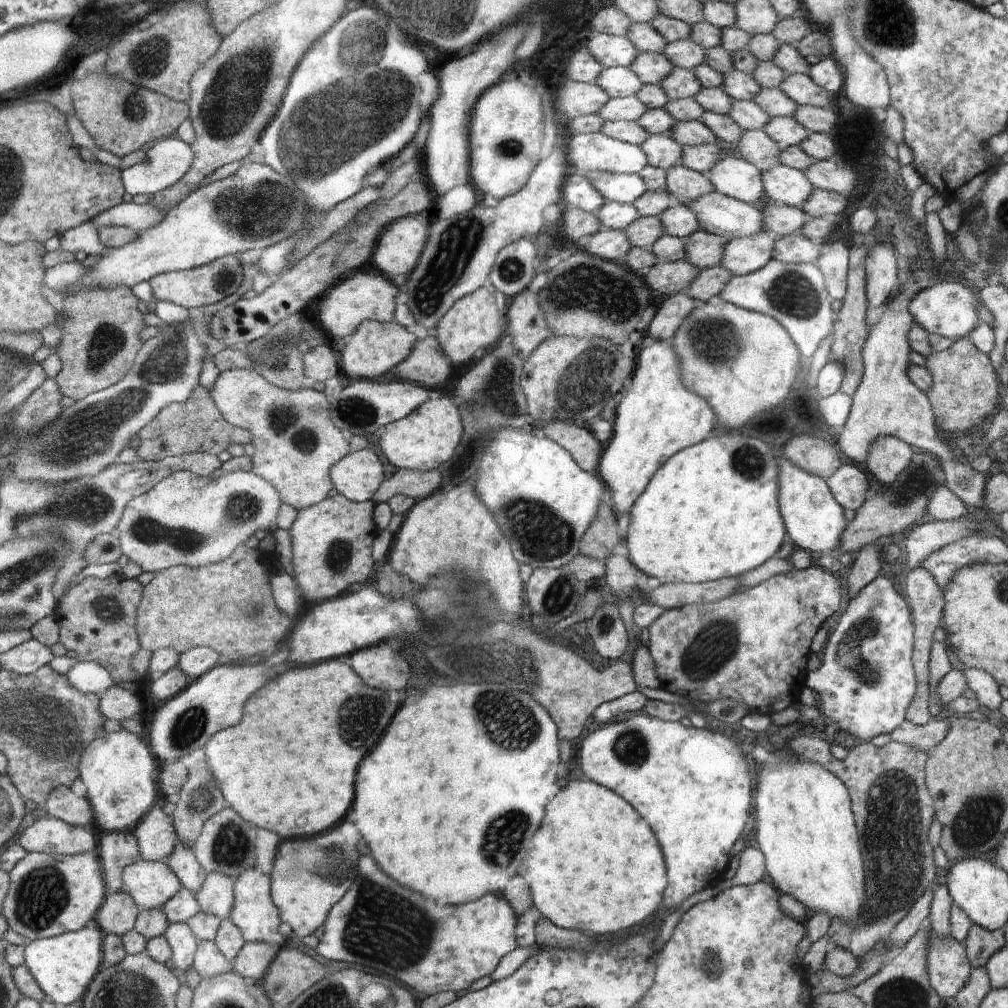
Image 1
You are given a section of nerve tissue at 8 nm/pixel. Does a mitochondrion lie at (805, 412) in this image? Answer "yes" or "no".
no

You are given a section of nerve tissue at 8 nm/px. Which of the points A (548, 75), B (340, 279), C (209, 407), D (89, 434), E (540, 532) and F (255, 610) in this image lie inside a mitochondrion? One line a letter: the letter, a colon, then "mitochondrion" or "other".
A: other
B: other
C: other
D: mitochondrion
E: mitochondrion
F: mitochondrion

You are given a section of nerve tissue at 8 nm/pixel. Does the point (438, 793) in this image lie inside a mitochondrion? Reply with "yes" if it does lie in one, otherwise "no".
no

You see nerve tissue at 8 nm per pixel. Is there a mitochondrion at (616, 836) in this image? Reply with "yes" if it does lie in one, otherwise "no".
no

